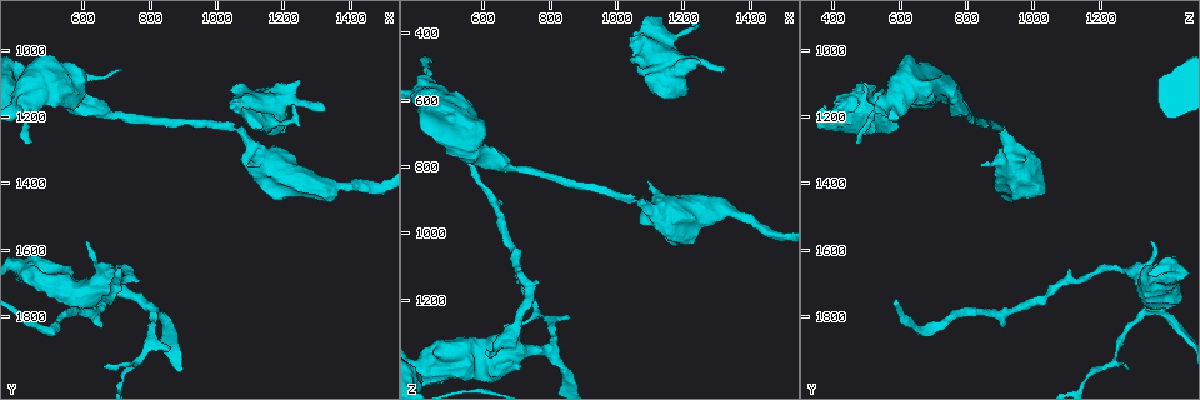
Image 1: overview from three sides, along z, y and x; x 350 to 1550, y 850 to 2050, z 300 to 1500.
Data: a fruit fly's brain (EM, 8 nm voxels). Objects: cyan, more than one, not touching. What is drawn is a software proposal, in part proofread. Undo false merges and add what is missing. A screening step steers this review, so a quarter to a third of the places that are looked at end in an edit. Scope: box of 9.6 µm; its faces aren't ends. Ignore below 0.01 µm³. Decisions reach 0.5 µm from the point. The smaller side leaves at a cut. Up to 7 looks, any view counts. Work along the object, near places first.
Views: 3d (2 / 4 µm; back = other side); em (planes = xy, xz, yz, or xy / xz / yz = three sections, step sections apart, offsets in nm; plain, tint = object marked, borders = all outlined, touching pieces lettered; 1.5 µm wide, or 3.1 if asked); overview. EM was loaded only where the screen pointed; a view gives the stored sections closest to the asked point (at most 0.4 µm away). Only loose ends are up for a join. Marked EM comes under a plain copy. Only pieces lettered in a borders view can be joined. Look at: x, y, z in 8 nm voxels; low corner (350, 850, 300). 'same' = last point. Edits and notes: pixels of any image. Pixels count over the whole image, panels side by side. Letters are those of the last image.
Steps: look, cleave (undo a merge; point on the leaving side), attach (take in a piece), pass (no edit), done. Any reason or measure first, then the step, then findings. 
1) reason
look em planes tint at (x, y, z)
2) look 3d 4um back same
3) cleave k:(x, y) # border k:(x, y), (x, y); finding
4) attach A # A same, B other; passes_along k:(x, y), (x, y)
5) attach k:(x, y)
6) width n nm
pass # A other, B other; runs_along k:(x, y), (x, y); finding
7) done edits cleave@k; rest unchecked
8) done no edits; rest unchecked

branch stops here
look em xy step 4 borders at (1040, 1120, 480)

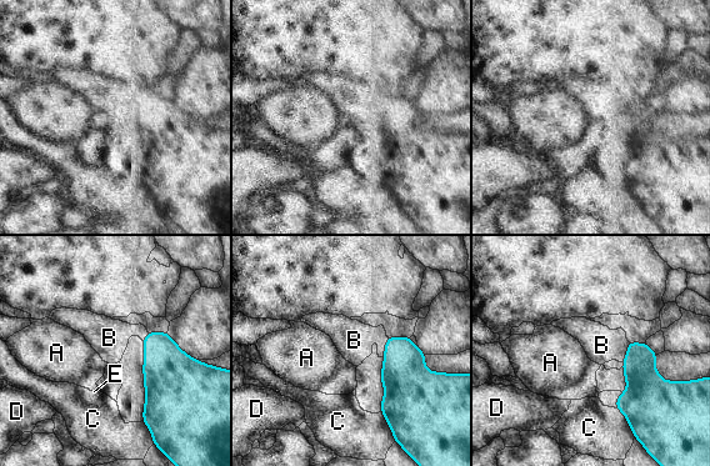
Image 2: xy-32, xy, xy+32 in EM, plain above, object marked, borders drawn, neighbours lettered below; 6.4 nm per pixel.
cut it another way
look em planes borders same

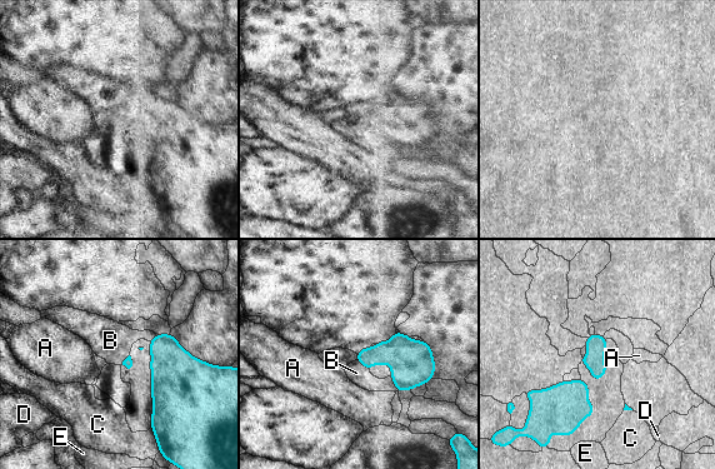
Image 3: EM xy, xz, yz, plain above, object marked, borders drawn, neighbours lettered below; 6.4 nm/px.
attach B # A other, B same, C other, D other, E other; passes_along 3:(411, 362), (394, 383), (356, 373); the neuron continues

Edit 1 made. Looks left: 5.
redraw
look overview

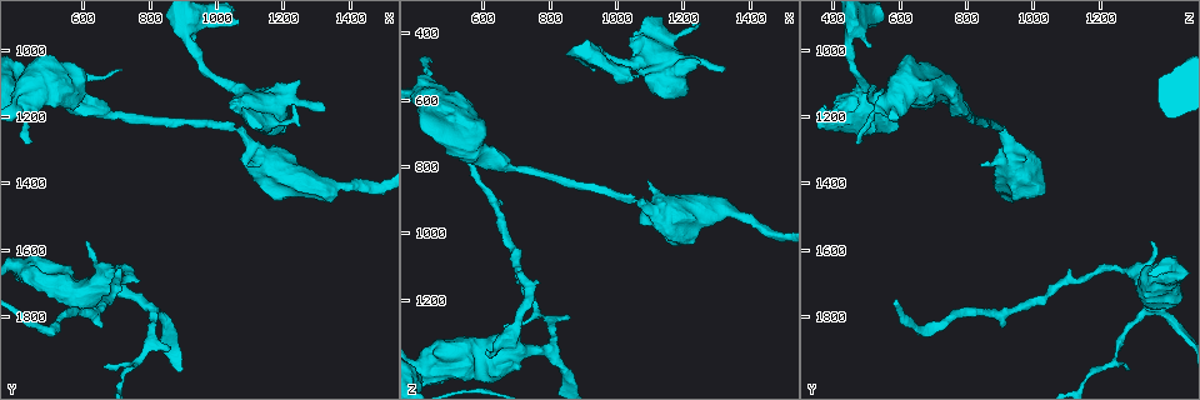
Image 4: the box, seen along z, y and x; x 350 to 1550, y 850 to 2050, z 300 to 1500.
branch stops here
look 3d 2um at (1330, 1190, 520)

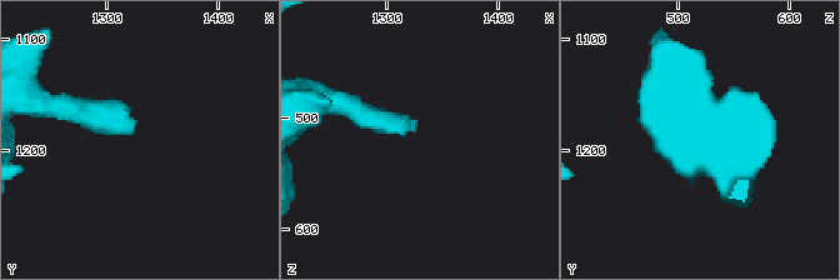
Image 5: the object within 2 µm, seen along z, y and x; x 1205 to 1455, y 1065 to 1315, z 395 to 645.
look em yz step 8 tint at (1326, 1182, 512)

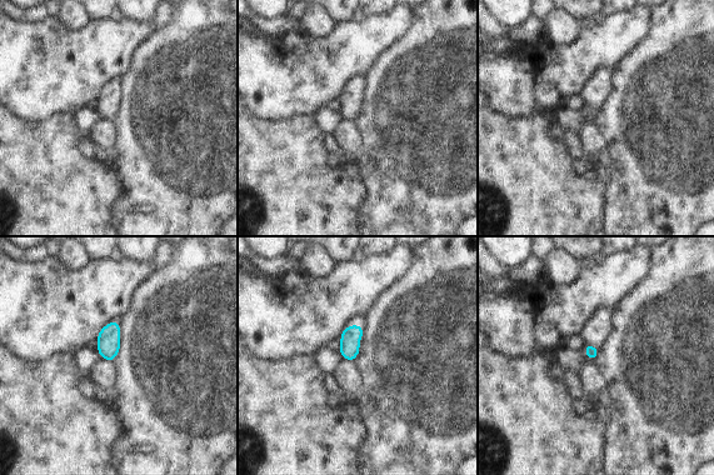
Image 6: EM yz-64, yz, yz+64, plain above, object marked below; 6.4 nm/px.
cut it another way
look em planes borders same

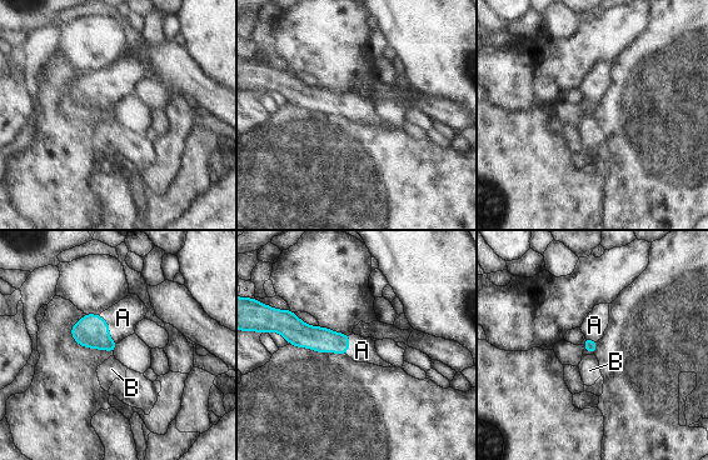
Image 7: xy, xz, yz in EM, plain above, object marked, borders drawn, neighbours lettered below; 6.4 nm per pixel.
attach A # A same, B other; passes_along 7:(91, 331), (108, 331), (123, 318); it goes on there

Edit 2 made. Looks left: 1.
done edits attach@3, attach@7; rest unchecked

